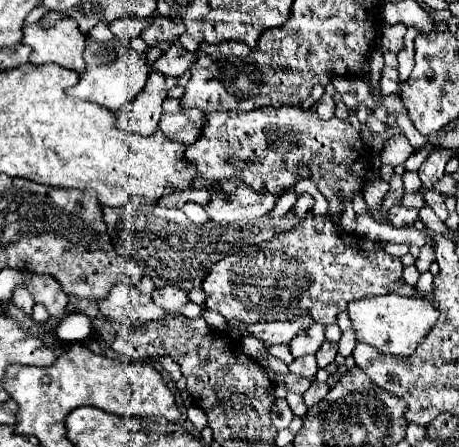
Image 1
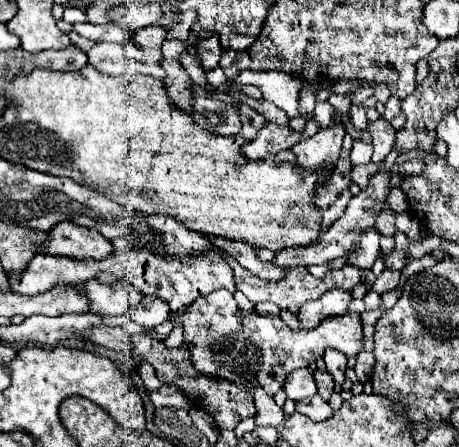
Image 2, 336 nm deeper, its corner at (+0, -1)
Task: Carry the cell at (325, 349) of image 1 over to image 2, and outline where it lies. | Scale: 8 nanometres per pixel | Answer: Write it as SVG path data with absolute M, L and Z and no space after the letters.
M315 370L315 380L317 380L319 396L323 400L329 400L329 396L333 394L333 378L331 378L331 374L325 372L325 370Z

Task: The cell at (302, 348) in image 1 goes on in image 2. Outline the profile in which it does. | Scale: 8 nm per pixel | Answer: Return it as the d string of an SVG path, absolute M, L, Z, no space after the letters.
M325 350L323 360L327 364L327 372L333 376L333 380L337 384L343 384L345 380L345 368L347 368L347 358L345 354L337 352L337 350Z

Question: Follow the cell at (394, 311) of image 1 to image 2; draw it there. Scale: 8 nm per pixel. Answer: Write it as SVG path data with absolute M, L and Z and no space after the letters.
M341 288L327 290L321 298L305 302L301 306L297 318L299 326L305 330L291 330L287 324L283 324L279 316L263 316L257 312L241 314L229 290L215 290L207 296L197 298L179 318L173 316L173 322L177 324L179 320L185 328L185 342L195 344L191 350L191 358L203 374L217 374L217 378L241 382L243 386L247 386L247 390L251 390L253 384L259 382L259 386L269 396L275 396L289 372L313 364L317 358L323 356L327 348L335 348L347 358L357 356L363 350L365 336L361 314L347 312L349 302L349 292Z

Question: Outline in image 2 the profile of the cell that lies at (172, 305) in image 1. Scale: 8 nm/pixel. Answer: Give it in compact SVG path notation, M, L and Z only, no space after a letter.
M145 296L137 306L133 306L133 310L129 310L131 320L143 328L155 328L163 324L169 318L169 314L171 314L169 304L163 302L161 298L151 296Z

